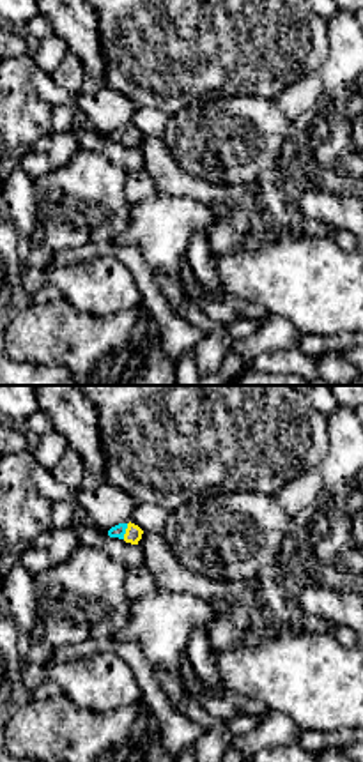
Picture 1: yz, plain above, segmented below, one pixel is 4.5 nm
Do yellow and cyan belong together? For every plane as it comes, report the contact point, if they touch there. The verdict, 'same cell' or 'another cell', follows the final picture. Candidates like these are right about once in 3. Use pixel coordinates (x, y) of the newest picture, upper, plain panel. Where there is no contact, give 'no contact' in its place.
(126, 135)

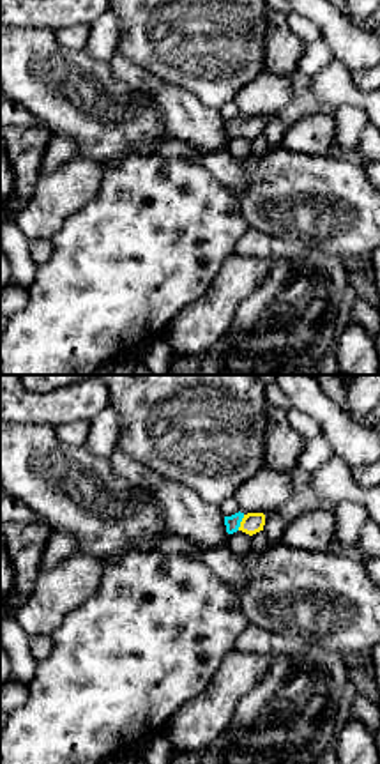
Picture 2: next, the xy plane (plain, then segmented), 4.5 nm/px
(241, 126)

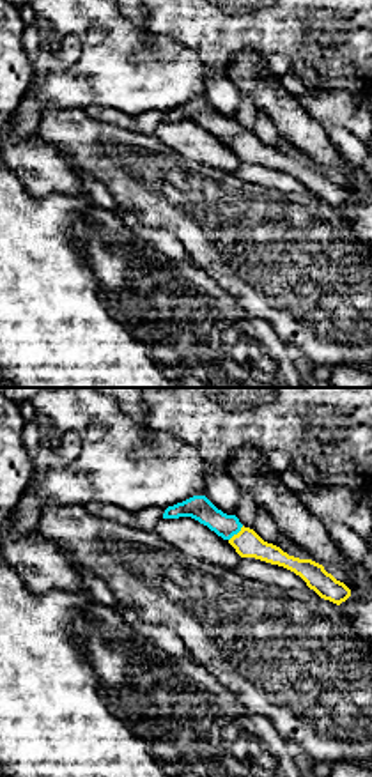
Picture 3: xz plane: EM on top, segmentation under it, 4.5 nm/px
(238, 137)

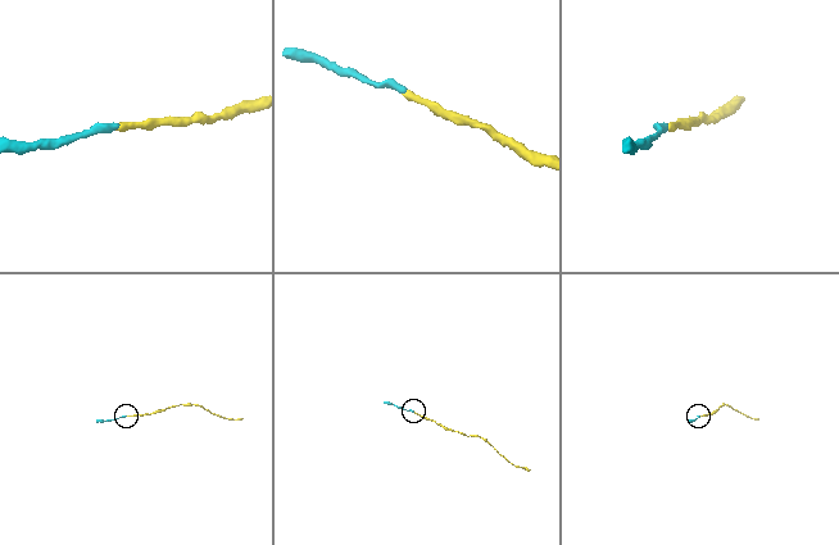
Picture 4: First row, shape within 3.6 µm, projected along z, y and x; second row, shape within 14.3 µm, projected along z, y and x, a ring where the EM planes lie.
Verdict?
same cell

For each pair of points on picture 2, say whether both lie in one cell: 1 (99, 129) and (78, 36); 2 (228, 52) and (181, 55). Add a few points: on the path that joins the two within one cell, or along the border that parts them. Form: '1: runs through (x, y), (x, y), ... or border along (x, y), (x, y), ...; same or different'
1: border along (53, 32), (62, 46), (83, 50); different
2: runs through (216, 52), (193, 52); same

